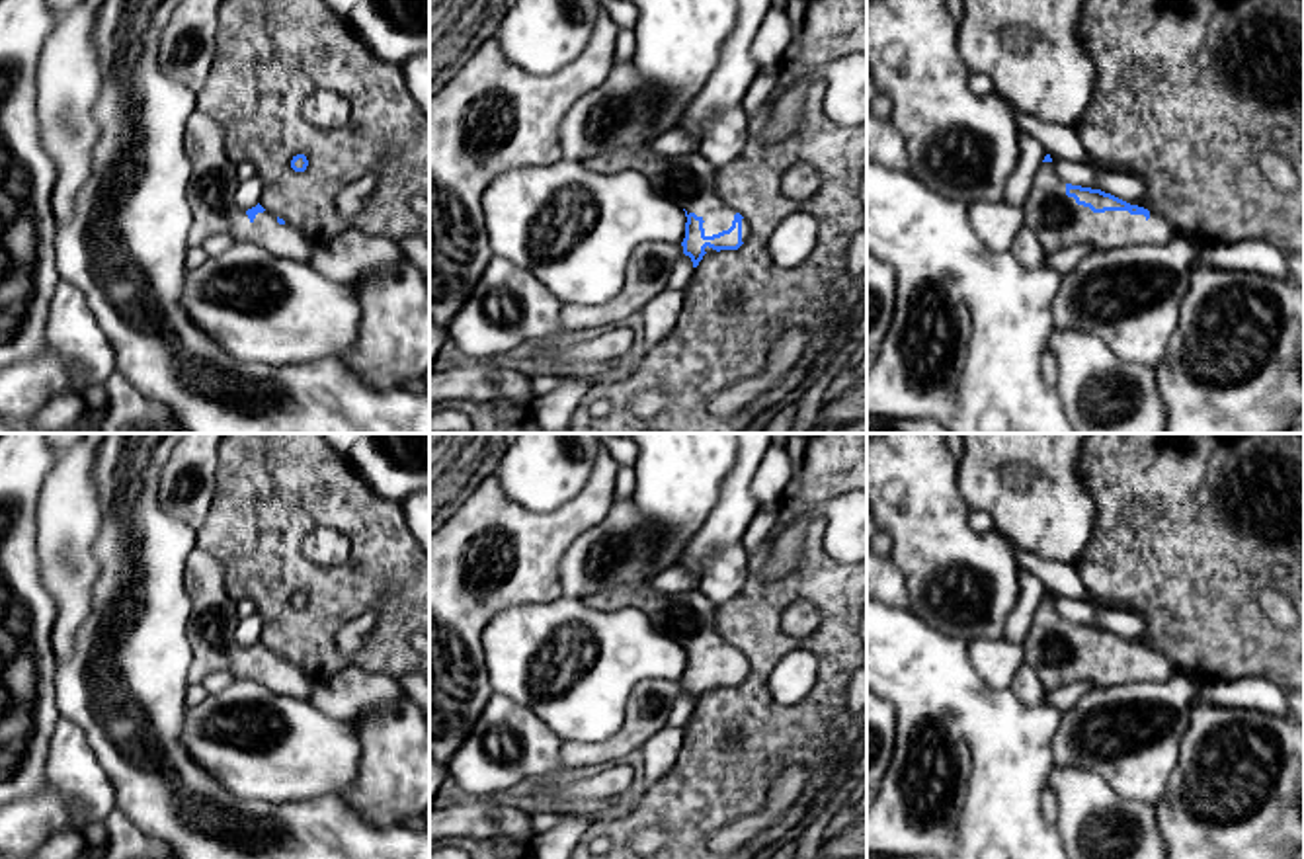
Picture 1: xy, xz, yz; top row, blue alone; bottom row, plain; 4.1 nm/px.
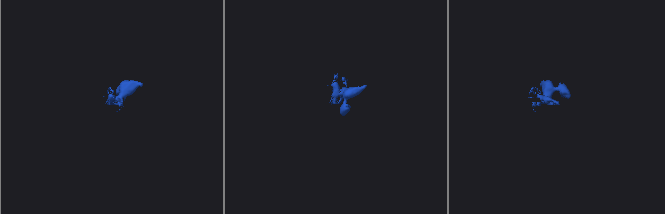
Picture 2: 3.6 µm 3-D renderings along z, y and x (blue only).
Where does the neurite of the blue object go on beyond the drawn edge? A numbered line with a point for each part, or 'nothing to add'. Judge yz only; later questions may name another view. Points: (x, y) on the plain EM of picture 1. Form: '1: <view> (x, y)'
1: yz (1059, 658)

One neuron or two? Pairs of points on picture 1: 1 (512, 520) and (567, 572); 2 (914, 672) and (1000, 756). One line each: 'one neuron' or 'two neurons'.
1: two neurons
2: one neuron

